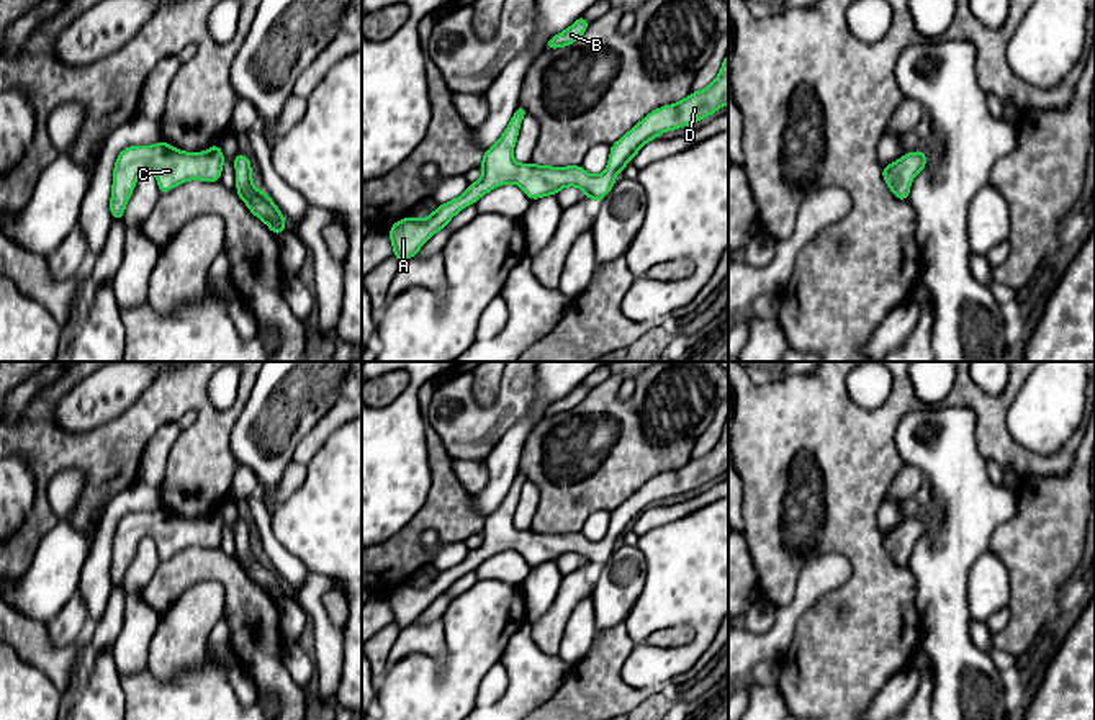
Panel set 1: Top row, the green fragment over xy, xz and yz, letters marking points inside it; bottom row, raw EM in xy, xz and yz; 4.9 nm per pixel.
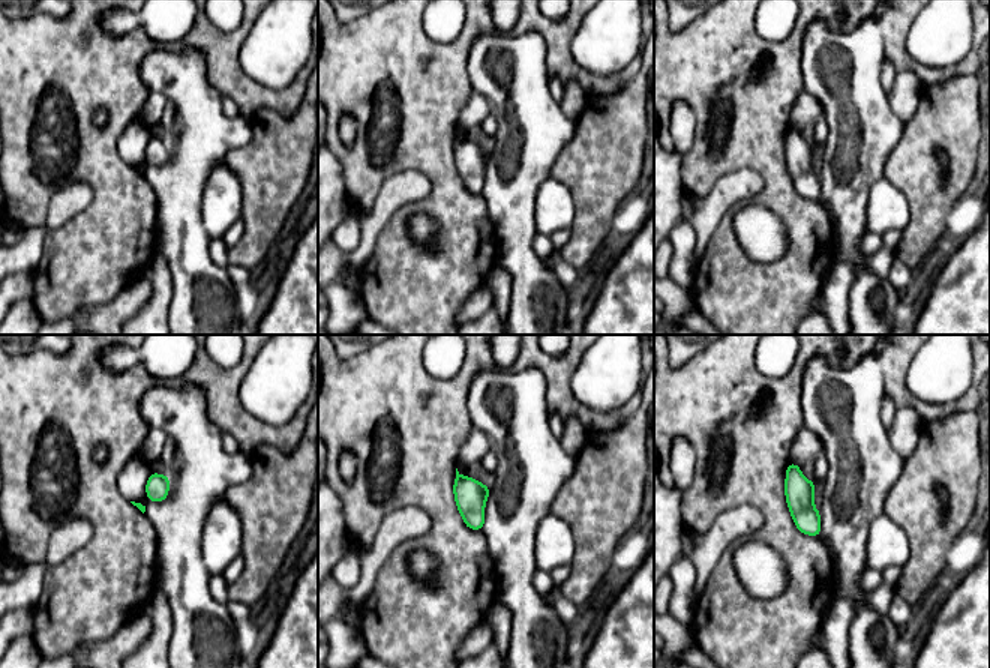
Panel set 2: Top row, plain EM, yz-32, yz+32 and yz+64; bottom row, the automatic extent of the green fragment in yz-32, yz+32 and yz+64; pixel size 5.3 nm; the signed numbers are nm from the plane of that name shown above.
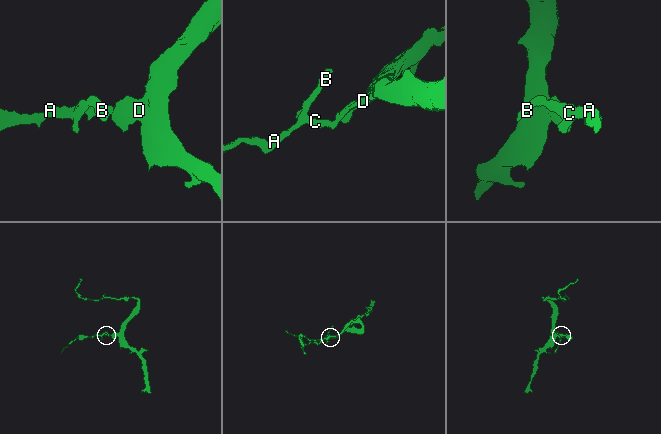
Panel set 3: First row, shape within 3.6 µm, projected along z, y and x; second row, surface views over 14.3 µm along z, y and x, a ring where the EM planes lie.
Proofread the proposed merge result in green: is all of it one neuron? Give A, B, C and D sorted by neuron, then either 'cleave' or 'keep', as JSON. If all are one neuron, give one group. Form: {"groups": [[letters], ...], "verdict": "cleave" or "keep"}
{"groups": [["A", "B", "C", "D"]], "verdict": "keep"}

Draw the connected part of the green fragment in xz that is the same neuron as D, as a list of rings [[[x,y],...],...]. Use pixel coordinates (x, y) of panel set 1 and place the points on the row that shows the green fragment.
[[[728,54],[723,59],[717,79],[704,90],[692,92],[674,105],[665,105],[648,113],[638,124],[611,146],[609,164],[601,175],[588,173],[581,165],[548,167],[535,164],[517,164],[512,151],[519,136],[519,128],[527,110],[519,105],[499,141],[484,151],[481,170],[483,177],[470,183],[458,198],[439,205],[424,219],[404,218],[396,221],[388,232],[393,244],[393,255],[401,262],[414,257],[417,250],[448,221],[468,205],[475,205],[489,190],[504,183],[519,185],[534,201],[547,195],[557,195],[565,187],[581,188],[589,200],[597,203],[614,187],[615,175],[635,157],[650,141],[665,131],[674,131],[694,124],[728,103]]]

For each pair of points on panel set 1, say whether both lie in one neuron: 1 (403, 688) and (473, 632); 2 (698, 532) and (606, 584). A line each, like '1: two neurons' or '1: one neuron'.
1: one neuron
2: two neurons

